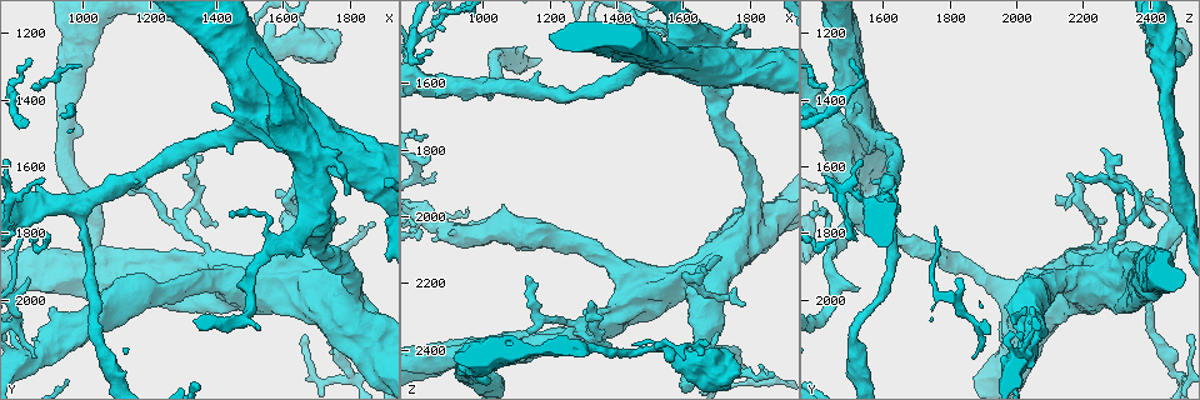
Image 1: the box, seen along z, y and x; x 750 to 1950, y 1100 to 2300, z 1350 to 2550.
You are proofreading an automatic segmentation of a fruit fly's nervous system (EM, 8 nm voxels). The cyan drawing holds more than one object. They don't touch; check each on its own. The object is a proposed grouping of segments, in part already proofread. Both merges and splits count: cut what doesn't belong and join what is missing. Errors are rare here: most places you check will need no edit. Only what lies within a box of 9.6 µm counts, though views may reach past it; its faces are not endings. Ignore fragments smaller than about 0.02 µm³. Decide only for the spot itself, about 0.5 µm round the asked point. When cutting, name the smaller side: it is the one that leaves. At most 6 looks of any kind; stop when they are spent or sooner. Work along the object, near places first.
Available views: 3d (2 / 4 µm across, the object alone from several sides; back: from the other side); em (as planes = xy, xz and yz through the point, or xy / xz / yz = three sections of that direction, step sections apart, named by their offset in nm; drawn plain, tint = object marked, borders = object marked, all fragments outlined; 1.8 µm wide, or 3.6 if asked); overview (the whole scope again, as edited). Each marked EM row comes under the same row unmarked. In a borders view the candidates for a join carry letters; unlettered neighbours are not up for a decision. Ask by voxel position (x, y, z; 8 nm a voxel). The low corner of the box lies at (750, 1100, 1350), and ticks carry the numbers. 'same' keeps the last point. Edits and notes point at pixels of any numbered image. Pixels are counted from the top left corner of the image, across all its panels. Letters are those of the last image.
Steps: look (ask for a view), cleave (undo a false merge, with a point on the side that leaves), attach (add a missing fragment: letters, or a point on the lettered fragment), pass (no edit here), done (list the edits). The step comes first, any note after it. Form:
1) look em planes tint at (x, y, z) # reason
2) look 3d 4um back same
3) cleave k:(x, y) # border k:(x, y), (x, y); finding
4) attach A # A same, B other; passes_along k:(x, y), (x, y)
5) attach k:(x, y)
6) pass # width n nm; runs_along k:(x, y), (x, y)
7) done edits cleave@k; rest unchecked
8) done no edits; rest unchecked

look em planes tint at (830, 1940, 1820) # free end

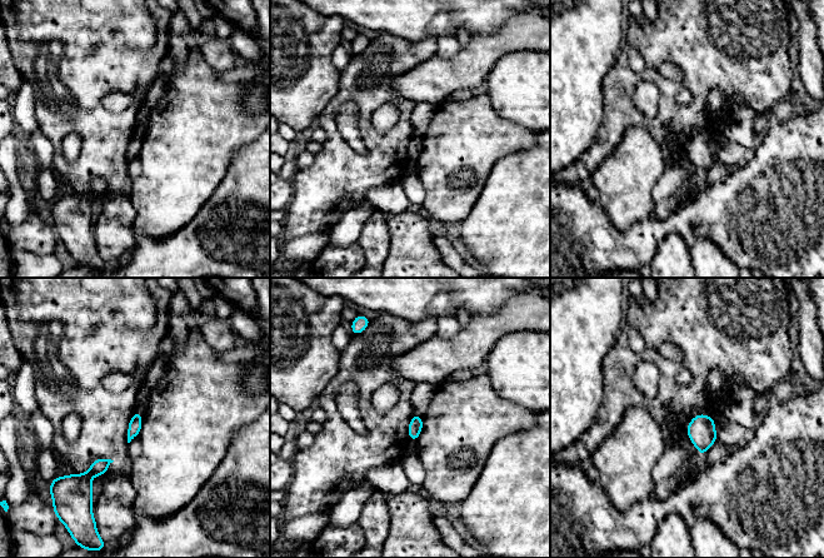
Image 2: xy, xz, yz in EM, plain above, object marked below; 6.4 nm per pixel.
look em planes borders same # what lies round it

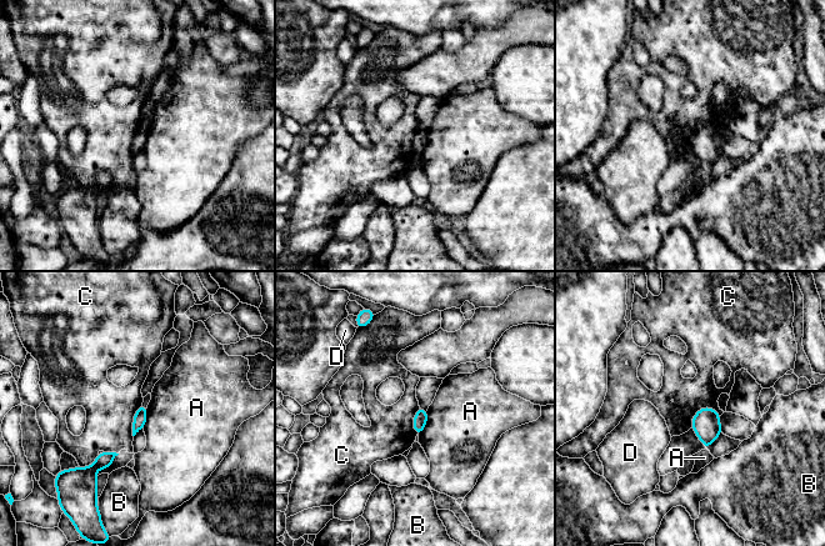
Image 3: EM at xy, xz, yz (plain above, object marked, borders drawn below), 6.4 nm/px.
pass # width 90 nm; A other, B other, C other, D other; border 3:(720, 415), (701, 407), (690, 425); none of them fits

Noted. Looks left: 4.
look 3d 4um at (1300, 1780, 2310) # three-way junction

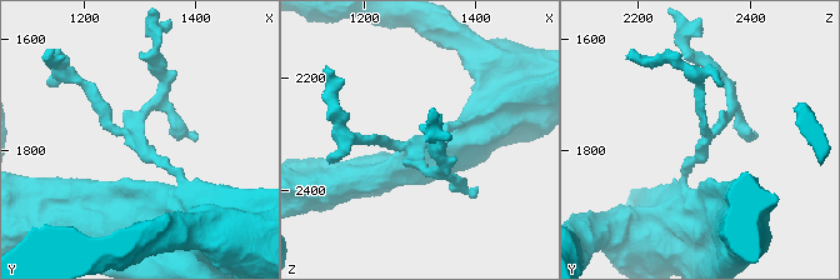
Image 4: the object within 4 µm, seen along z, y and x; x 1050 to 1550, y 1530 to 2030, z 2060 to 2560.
look em planes tint at (1290, 1785, 2320) # arms 3; need the tissue

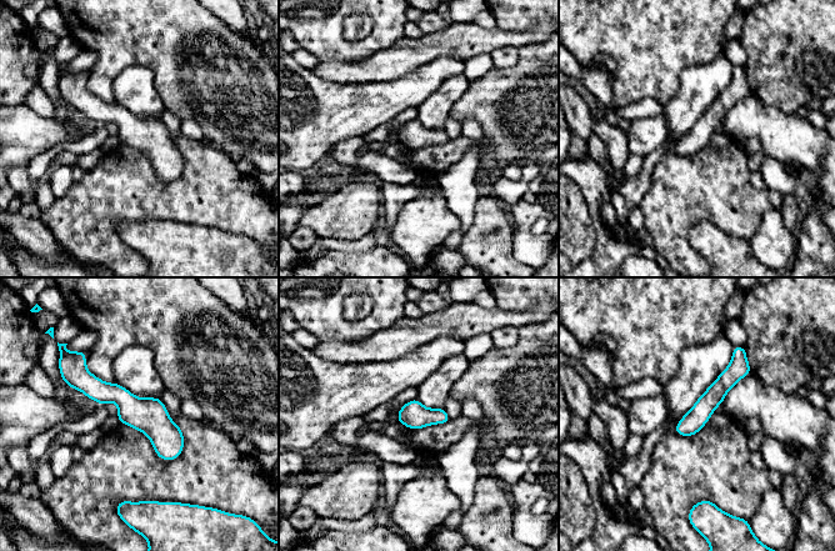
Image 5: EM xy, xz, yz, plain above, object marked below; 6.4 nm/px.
look em planes borders same # see the neighbours

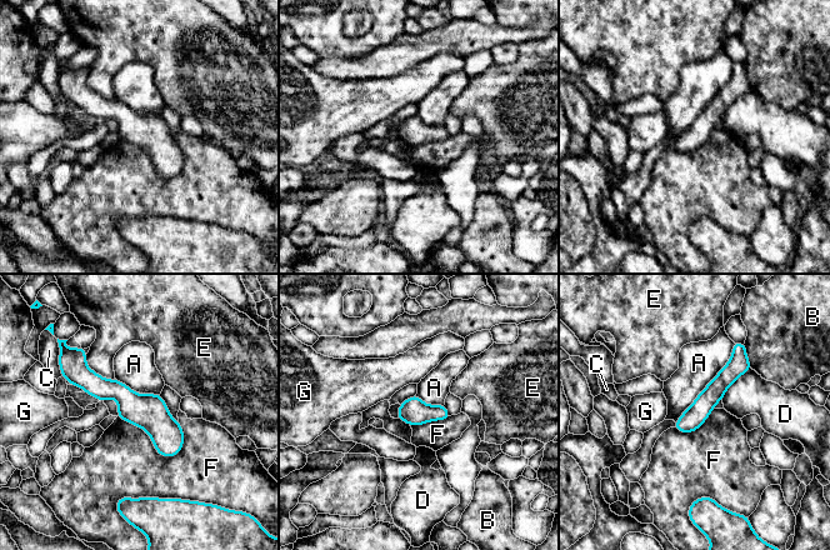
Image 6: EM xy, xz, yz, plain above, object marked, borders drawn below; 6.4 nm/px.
pass # A other, B other, C other, D other, E other, F other, G other; border 6:(116, 416), (161, 455), (183, 448); one neuron here

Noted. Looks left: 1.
done no edits; rest unchecked

